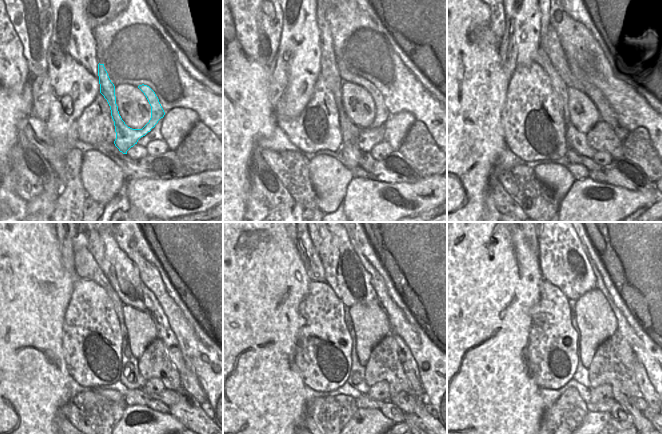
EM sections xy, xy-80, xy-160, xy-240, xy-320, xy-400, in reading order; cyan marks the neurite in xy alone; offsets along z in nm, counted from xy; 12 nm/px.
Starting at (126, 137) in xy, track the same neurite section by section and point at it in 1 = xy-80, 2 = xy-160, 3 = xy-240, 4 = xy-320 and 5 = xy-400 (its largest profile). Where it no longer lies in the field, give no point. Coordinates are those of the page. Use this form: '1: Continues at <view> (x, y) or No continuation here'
1: Continues at xy-80 (333, 77)
2: Continues at xy-160 (580, 81)
3: Continues at xy-240 (123, 275)
4: Continues at xy-320 (344, 272)
5: Continues at xy-400 (563, 262).

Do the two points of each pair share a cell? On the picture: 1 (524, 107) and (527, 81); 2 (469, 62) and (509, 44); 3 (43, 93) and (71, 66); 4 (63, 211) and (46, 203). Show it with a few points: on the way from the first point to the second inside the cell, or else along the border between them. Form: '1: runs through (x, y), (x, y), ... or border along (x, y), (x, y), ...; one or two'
1: runs through (527, 101), (527, 87); one
2: border along (498, 48), (501, 66), (505, 72); two
3: border along (47, 71), (51, 86), (50, 109); two
4: border along (60, 184), (58, 199), (52, 211); two

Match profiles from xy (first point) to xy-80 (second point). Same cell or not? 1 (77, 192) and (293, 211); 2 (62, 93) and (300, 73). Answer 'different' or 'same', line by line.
1: same
2: same

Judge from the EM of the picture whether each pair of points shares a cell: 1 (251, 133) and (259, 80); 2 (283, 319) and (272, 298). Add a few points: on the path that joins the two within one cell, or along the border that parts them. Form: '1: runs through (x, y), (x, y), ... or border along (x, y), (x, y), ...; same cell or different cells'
1: runs through (251, 120), (251, 93); same cell
2: runs through (278, 314), (272, 308), (272, 303); same cell

